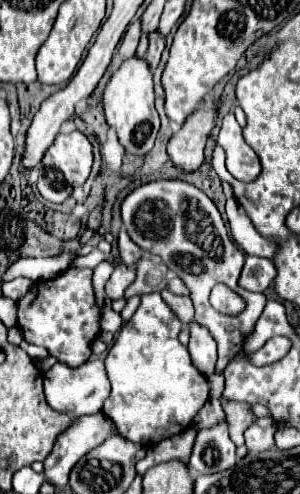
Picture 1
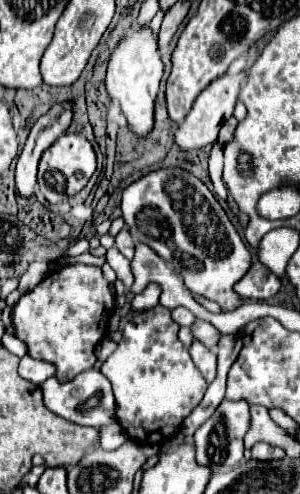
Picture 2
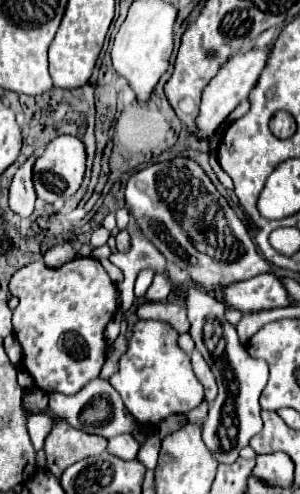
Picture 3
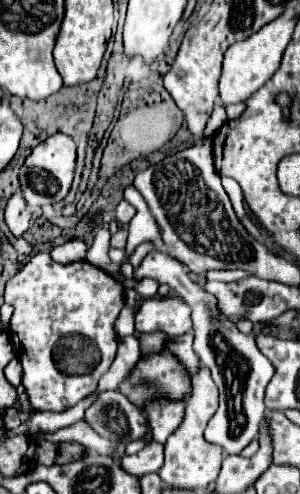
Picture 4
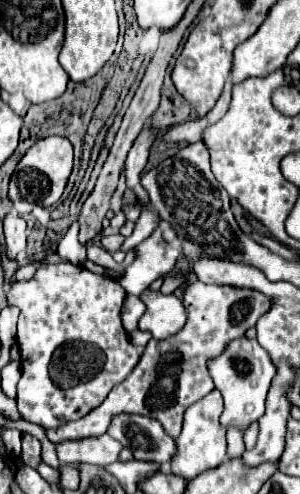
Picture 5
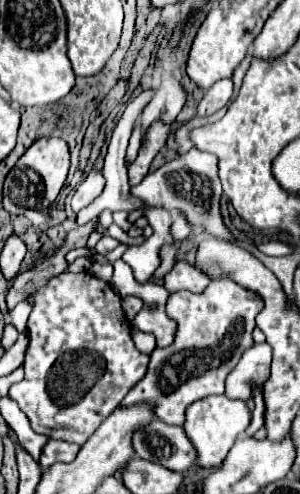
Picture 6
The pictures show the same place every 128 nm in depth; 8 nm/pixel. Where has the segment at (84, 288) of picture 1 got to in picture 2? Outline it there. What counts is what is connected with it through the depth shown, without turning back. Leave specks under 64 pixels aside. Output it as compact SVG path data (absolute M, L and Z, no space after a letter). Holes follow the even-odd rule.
M78 262L50 270L46 278L14 306L12 322L16 336L28 346L28 356L54 364L54 376L64 382L94 368L94 348L104 338L114 308L116 300L102 270Z

